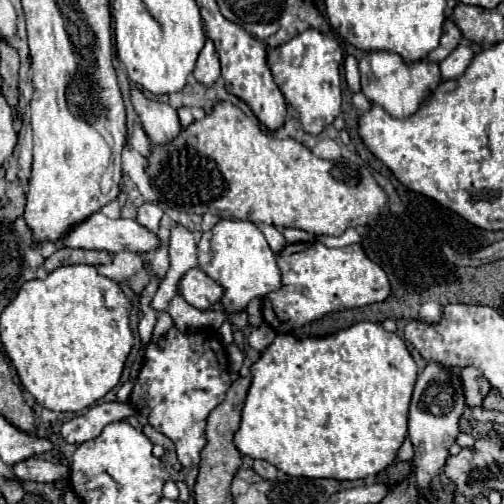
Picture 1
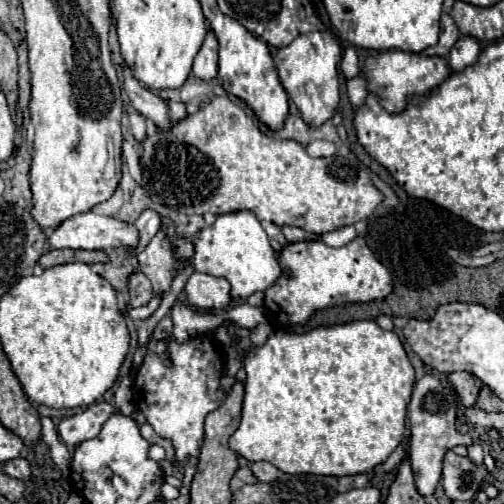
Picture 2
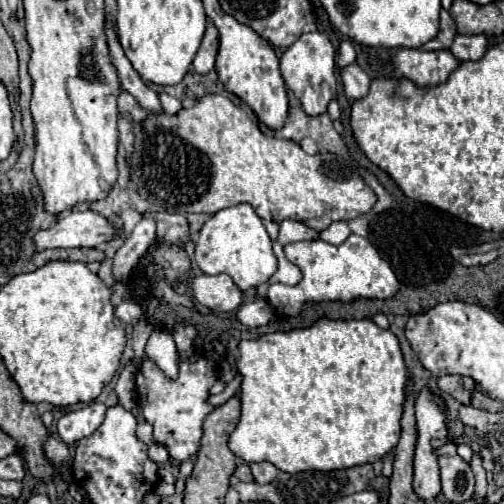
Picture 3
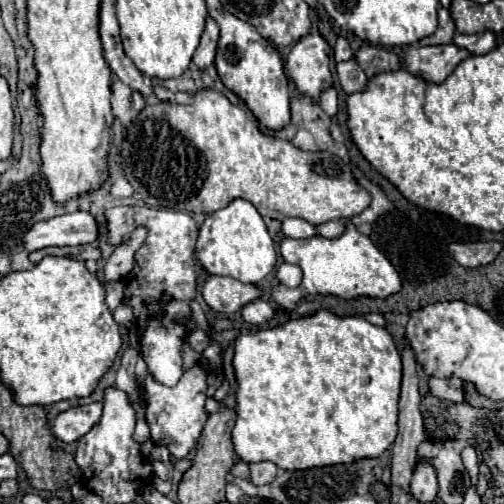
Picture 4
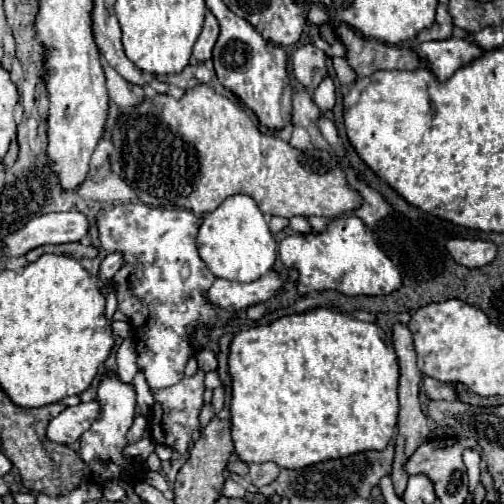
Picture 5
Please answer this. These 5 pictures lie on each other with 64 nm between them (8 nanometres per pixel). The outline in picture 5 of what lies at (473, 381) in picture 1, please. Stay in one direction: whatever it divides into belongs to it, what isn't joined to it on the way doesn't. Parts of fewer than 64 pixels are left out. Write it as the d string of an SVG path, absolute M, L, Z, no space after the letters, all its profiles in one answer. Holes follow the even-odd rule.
M424 376L424 394L432 400L454 400L456 398L452 384L438 382L436 378L430 378L430 376Z

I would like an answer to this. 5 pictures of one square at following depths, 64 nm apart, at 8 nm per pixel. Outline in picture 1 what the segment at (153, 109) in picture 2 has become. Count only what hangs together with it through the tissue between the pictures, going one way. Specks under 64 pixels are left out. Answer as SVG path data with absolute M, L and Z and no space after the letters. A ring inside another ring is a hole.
M130 86L130 100L134 104L136 114L140 116L140 122L150 136L152 144L166 144L172 138L176 138L182 130L178 122L178 114L172 106L160 102L160 100L150 100L140 88Z

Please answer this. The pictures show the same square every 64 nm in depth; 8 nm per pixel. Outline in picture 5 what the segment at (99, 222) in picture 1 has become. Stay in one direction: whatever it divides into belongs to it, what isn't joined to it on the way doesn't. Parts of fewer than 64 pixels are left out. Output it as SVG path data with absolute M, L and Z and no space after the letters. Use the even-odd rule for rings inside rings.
M50 212L36 216L4 240L4 260L26 254L42 244L80 242L88 236L88 220L82 212Z

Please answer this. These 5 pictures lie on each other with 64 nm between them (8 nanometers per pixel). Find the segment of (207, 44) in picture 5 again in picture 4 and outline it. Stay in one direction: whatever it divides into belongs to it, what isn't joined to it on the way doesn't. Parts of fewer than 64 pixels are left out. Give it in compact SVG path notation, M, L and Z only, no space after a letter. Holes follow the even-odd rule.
M210 16L206 18L206 28L204 34L200 38L200 46L194 52L194 64L198 68L206 68L214 62L214 54L216 54L216 42L218 42L218 24L216 20L212 20Z

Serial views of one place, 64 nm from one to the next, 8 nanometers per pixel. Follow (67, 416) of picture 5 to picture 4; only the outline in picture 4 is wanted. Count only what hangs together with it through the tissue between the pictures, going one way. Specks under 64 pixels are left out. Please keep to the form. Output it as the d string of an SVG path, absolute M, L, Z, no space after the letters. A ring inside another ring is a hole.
M102 402L68 408L52 420L52 434L54 438L66 444L76 442L100 420L100 416L102 416Z

